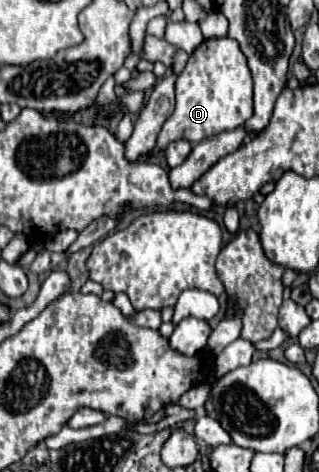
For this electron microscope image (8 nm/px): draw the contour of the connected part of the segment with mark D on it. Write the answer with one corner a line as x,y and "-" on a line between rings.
232,38
204,40
190,54
182,74
178,74
174,92
176,92
174,112
162,124
156,146
146,154
146,158
154,158
170,142
182,138
190,142
200,142
220,132
234,130
252,116
252,74
244,54
240,52
240,46

